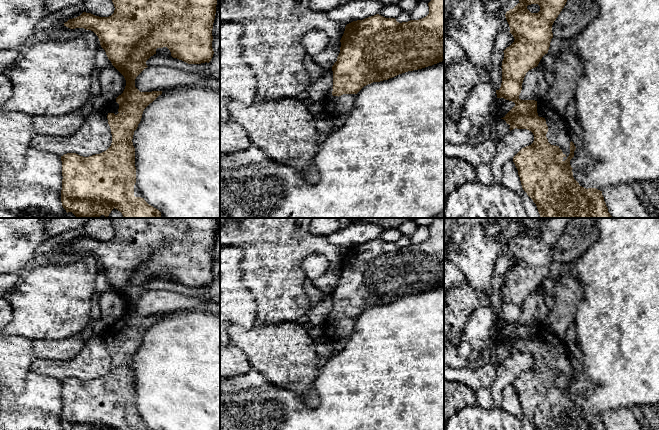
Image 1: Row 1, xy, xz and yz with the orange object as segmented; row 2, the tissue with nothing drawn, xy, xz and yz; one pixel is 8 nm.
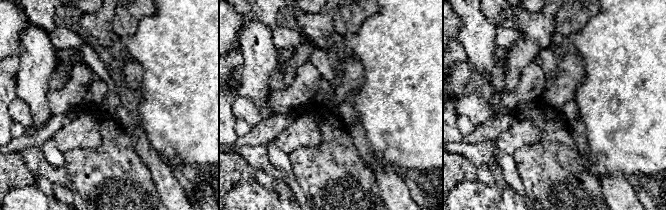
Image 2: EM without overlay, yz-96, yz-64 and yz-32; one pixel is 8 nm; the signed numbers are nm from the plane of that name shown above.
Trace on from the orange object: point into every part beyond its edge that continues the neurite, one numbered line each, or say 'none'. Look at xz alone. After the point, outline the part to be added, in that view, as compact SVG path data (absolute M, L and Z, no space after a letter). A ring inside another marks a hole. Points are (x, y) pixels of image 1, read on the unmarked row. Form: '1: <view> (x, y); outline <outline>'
1: xz (333, 330); outline M333 312L327 316L324 324L320 327L324 339L335 342L349 337L354 330L356 318L343 318L338 321L333 320L332 315Z

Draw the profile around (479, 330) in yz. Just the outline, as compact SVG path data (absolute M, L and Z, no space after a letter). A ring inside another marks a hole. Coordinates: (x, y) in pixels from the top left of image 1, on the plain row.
M491 306L479 307L470 316L460 339L470 344L472 350L482 353L495 343L494 331L497 322Z

